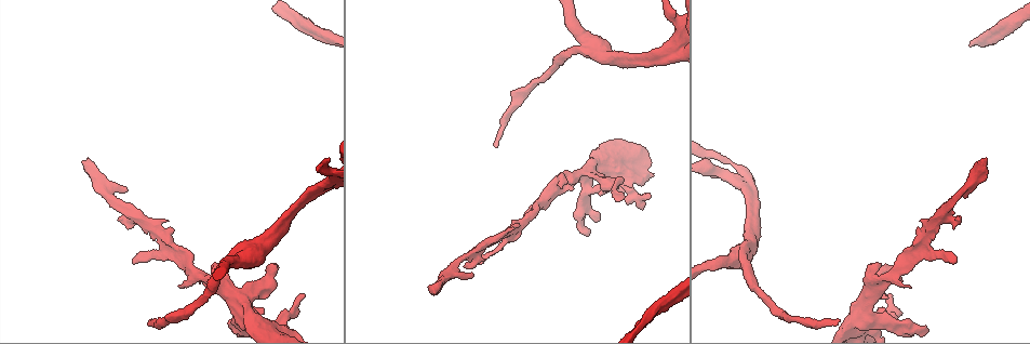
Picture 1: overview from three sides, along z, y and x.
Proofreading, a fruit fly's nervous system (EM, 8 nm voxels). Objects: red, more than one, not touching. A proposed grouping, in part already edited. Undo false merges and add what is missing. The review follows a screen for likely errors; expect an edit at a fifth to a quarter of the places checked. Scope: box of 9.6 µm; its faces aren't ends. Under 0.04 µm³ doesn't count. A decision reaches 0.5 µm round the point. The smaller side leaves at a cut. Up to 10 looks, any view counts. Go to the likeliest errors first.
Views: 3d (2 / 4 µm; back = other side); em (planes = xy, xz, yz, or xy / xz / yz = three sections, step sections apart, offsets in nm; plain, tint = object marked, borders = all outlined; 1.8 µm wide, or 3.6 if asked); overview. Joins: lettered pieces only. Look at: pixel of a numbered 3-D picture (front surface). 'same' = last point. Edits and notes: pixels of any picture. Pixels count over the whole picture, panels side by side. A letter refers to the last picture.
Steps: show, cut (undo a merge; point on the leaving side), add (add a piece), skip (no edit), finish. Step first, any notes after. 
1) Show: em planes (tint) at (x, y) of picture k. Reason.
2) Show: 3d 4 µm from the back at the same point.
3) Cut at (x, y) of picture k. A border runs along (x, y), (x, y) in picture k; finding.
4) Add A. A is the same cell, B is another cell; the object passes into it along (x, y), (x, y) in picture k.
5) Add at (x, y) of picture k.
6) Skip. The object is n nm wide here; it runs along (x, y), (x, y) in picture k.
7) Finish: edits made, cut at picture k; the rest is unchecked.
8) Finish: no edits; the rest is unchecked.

Show: em xy step 16 (plain) at (976, 161) of picture 1. Free end.

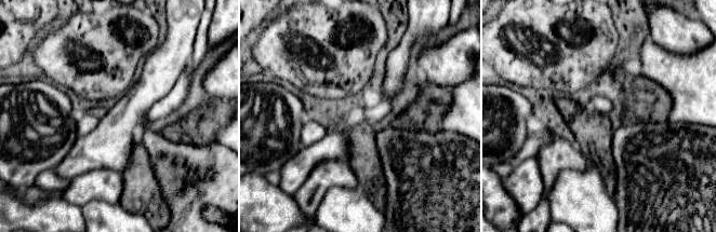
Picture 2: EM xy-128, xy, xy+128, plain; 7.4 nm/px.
Show: em xy step 16 (borders) at the same point.

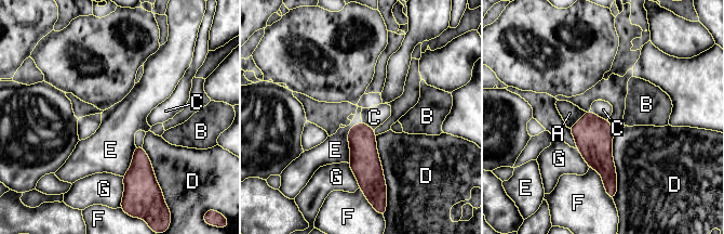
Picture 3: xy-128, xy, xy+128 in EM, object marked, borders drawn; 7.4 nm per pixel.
Add A. The longest contact is with D, 440 nm; A is the same cell, B, C, D, E, F and G are other cells; the object passes into it along (593, 135), (577, 120), (570, 113) in picture 3; the cell continues.

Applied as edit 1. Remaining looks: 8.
Show: em yz step 8 (borders) at (622, 191) of picture 1. An open end.

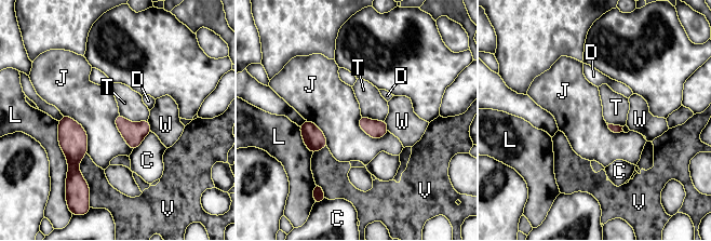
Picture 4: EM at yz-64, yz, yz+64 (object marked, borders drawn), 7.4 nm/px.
Skip. The longest contact is with L, 420 nm; C, D, J, L, T, V and W are other cells; no lettered piece goes on from it.

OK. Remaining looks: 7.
Show: 3d 4 µm at (466, 265) of picture 1. Branch stops here.

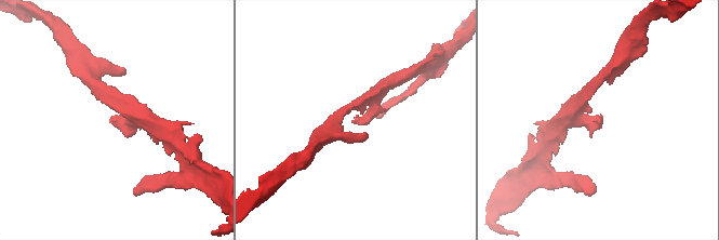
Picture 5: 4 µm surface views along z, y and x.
Show: em planes (borders) at (112, 120) of picture 5. Shape alone is not enough.

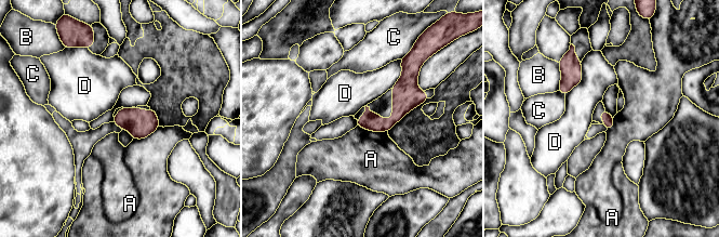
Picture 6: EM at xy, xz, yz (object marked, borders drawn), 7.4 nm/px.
Skip. A, B, C and D are other cells; no lettered piece goes on from it.

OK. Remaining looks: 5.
Finish: edits made, add at picture 3; the rest is unchecked.

